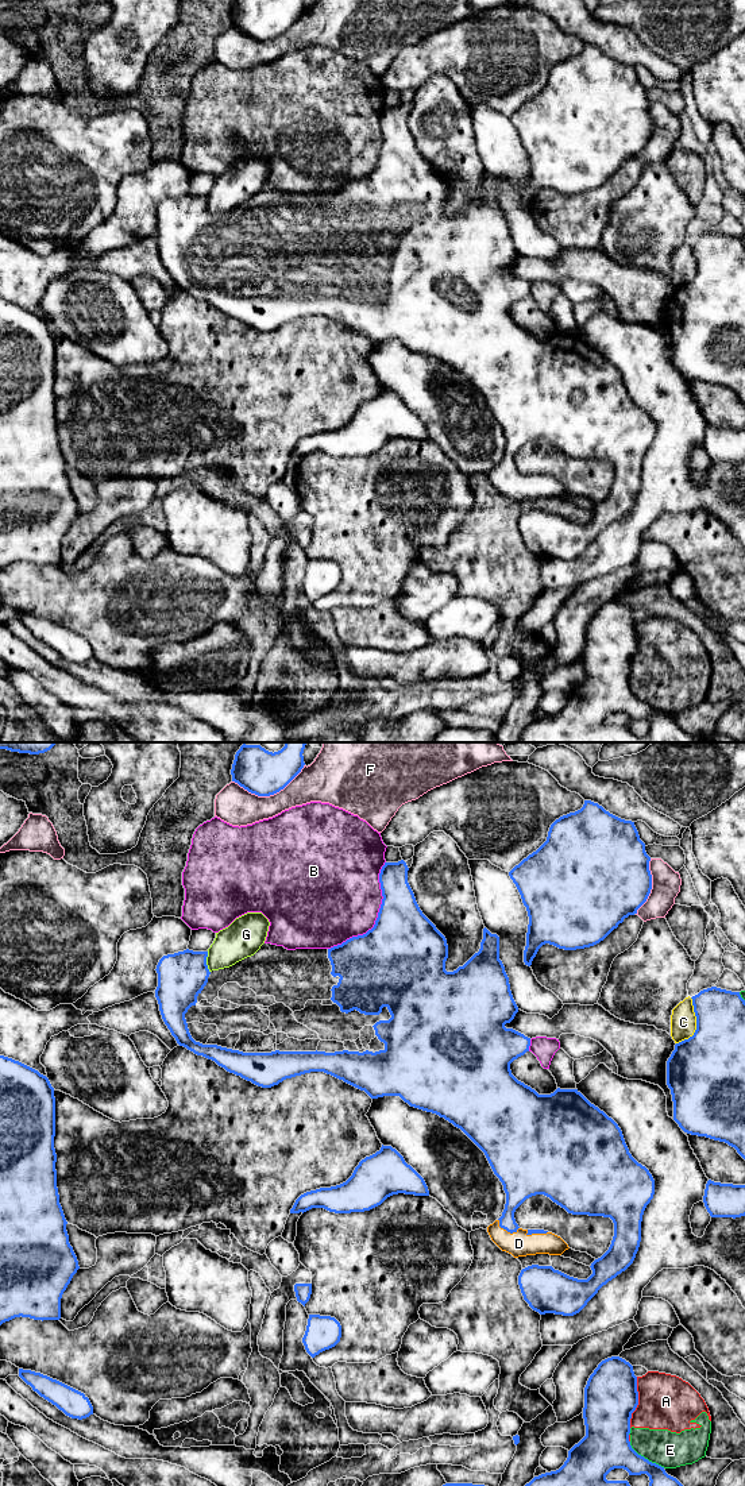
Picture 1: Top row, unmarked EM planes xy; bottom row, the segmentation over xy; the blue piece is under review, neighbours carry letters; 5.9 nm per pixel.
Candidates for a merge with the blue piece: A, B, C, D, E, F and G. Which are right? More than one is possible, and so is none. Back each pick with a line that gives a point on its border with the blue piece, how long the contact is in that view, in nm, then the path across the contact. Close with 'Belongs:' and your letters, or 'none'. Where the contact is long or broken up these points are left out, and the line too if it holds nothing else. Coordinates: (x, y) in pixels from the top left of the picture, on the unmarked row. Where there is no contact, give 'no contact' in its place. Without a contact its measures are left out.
D: xy (505, 473) | 140 nm
Belongs: D

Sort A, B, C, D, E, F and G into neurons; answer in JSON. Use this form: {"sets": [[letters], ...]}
{"sets": [["A", "E"], ["B"], ["C"], ["D"], ["F"], ["G"]]}

